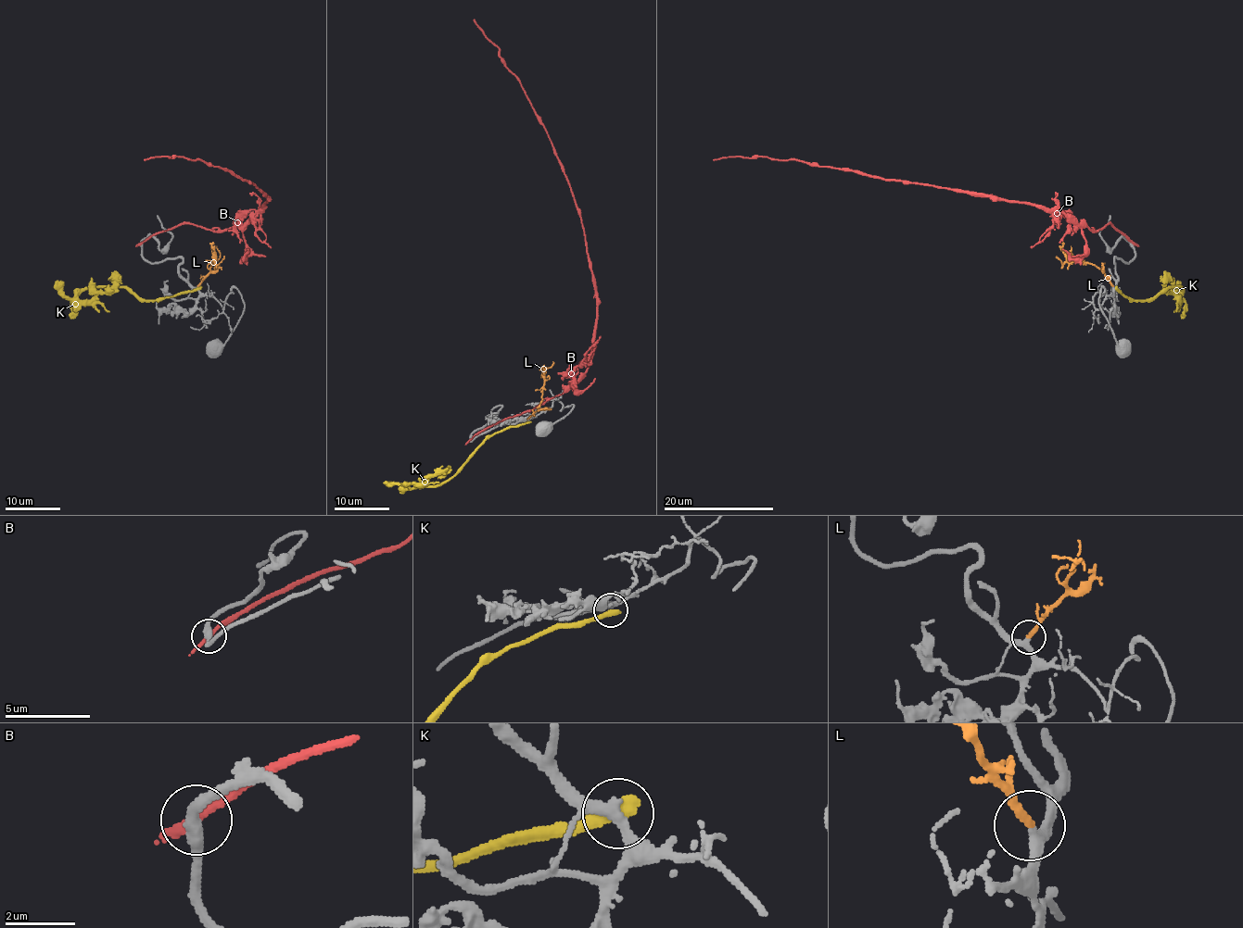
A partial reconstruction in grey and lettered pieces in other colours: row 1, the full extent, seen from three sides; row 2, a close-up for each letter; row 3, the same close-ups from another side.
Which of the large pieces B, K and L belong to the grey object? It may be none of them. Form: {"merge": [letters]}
{"merge": ["L"]}

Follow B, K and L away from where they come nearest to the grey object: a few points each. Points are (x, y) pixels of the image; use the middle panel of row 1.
B: (471, 438), (563, 394), (588, 367), (596, 332), (596, 295), (580, 210), (543, 123), (520, 81), (474, 19)
K: (527, 421), (509, 426), (486, 439), (453, 475), (437, 484), (409, 487), (406, 484), (422, 483), (445, 470)
L: (527, 419), (539, 407), (543, 370), (553, 361)

